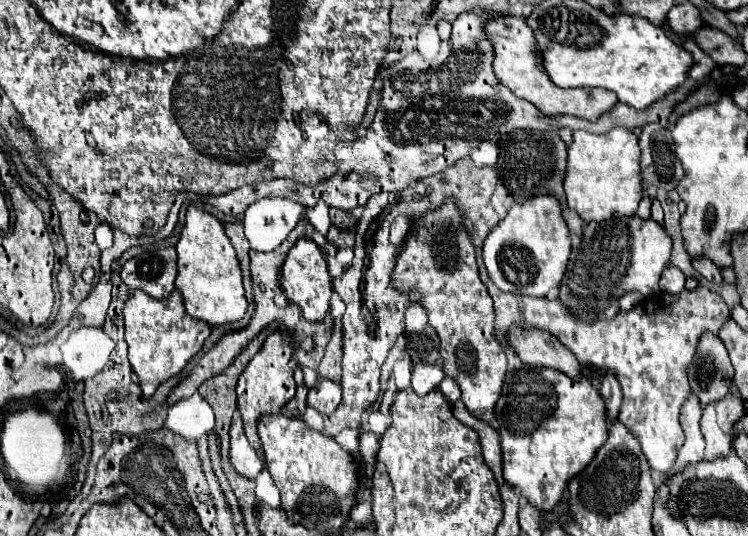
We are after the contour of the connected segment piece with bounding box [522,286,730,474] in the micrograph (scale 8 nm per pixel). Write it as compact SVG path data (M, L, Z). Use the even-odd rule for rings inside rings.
M698 286L694 292L656 294L632 310L618 312L614 320L598 318L592 324L576 318L558 300L522 298L524 324L544 328L558 336L562 344L576 354L580 364L590 364L616 374L624 392L618 420L636 434L652 470L660 474L670 470L684 444L678 414L684 398L690 394L686 368L702 332L718 332L724 320L728 320L730 310L722 298L704 286Z

